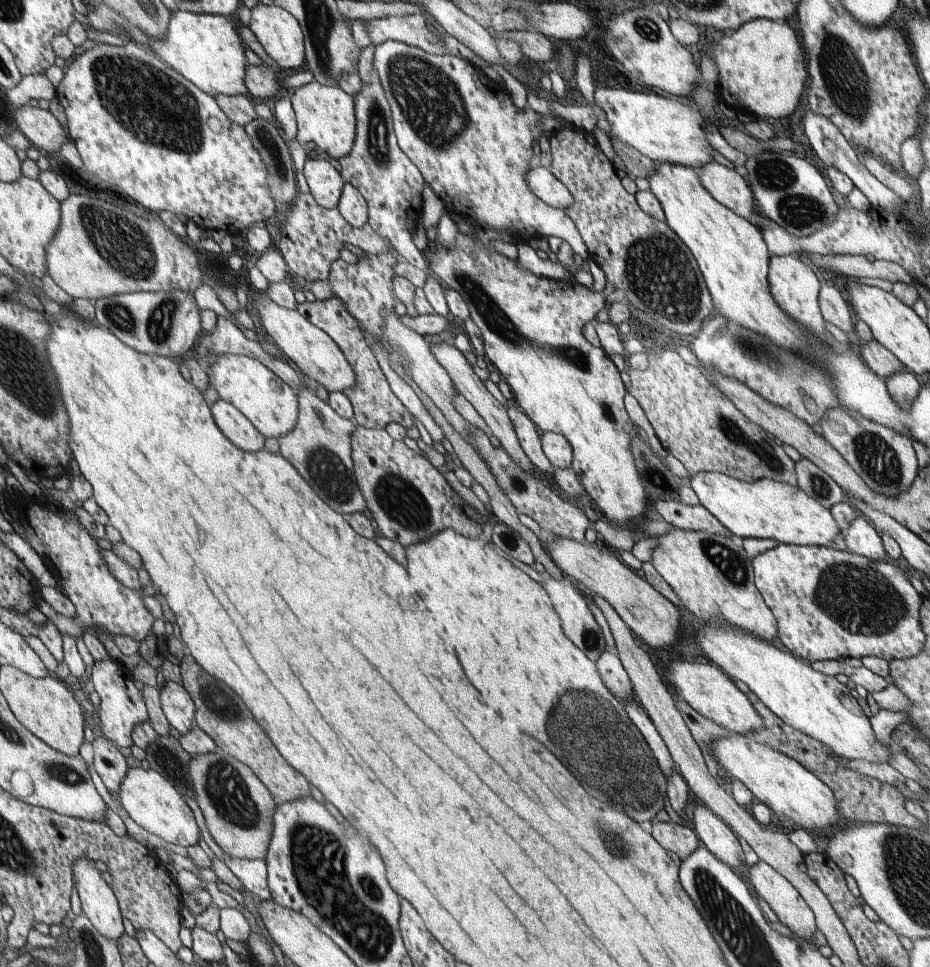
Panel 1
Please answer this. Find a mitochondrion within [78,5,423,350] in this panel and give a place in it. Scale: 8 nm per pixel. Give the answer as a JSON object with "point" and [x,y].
{"point":[163,113]}

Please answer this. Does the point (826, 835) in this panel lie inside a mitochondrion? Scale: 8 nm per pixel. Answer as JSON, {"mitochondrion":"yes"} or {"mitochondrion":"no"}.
{"mitochondrion":"no"}

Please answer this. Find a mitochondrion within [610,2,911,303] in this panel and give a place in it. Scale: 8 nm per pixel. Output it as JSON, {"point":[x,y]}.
{"point":[846,82]}

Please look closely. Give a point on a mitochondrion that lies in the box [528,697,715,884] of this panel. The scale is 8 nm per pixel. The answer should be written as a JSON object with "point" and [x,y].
{"point":[622,850]}

